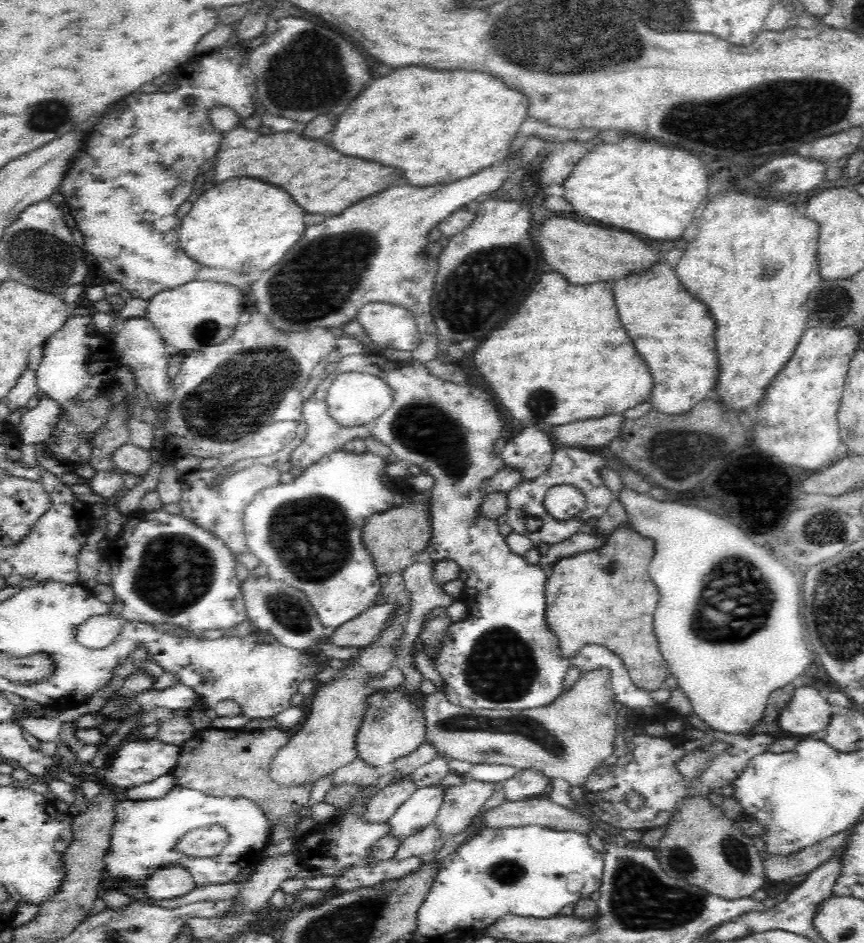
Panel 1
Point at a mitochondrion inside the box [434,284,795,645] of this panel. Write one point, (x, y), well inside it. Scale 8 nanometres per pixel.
(747, 591)

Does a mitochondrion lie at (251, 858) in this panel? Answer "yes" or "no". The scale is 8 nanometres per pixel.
no

